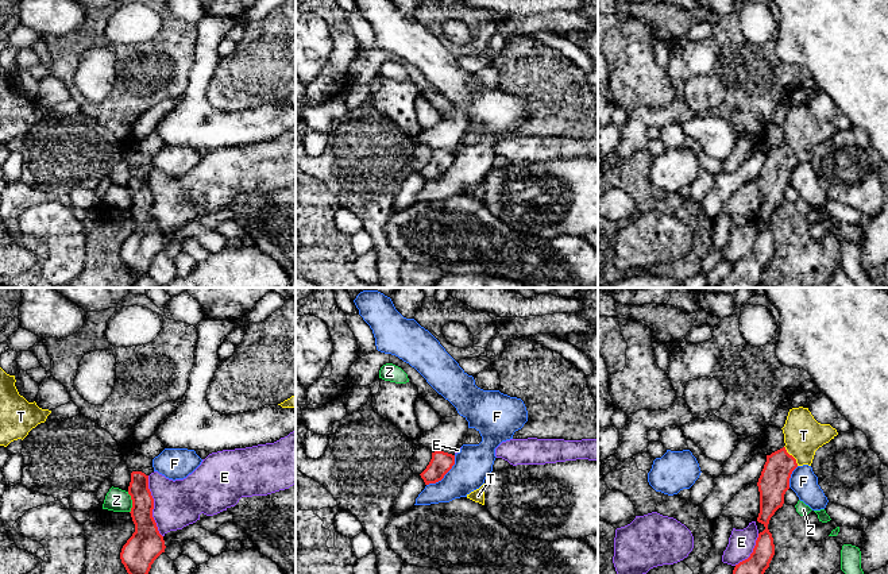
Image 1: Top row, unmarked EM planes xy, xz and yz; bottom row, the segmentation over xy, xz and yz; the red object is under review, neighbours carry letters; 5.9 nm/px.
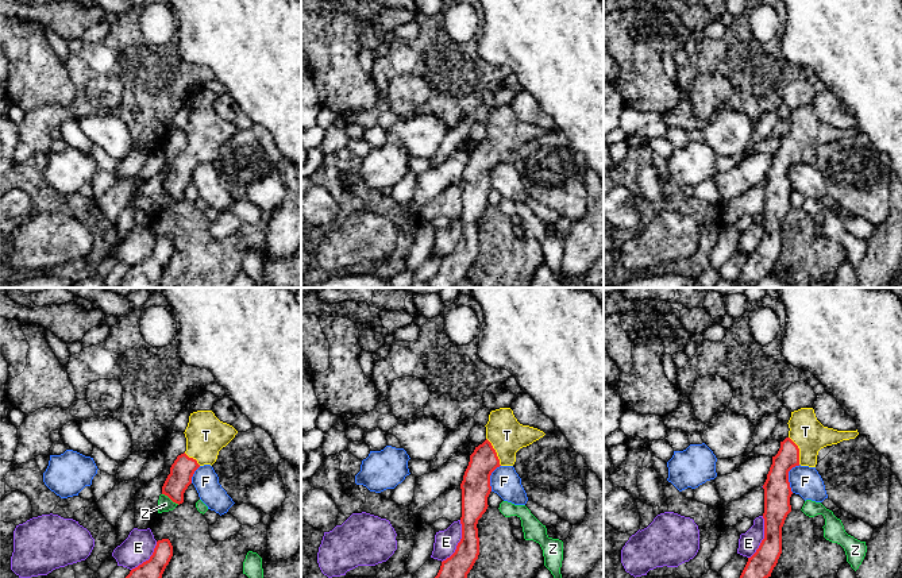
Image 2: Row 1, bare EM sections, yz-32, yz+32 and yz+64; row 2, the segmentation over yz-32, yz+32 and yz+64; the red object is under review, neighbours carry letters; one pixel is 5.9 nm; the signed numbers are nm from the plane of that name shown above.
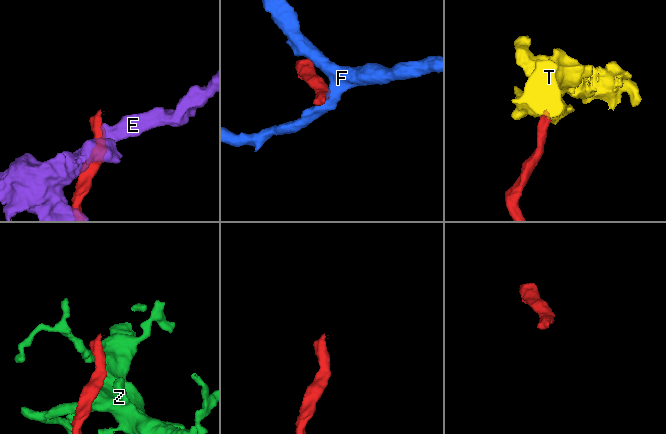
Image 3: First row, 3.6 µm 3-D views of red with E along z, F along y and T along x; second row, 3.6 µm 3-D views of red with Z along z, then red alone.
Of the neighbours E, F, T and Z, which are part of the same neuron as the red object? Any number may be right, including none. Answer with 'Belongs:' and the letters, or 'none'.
Belongs: T

